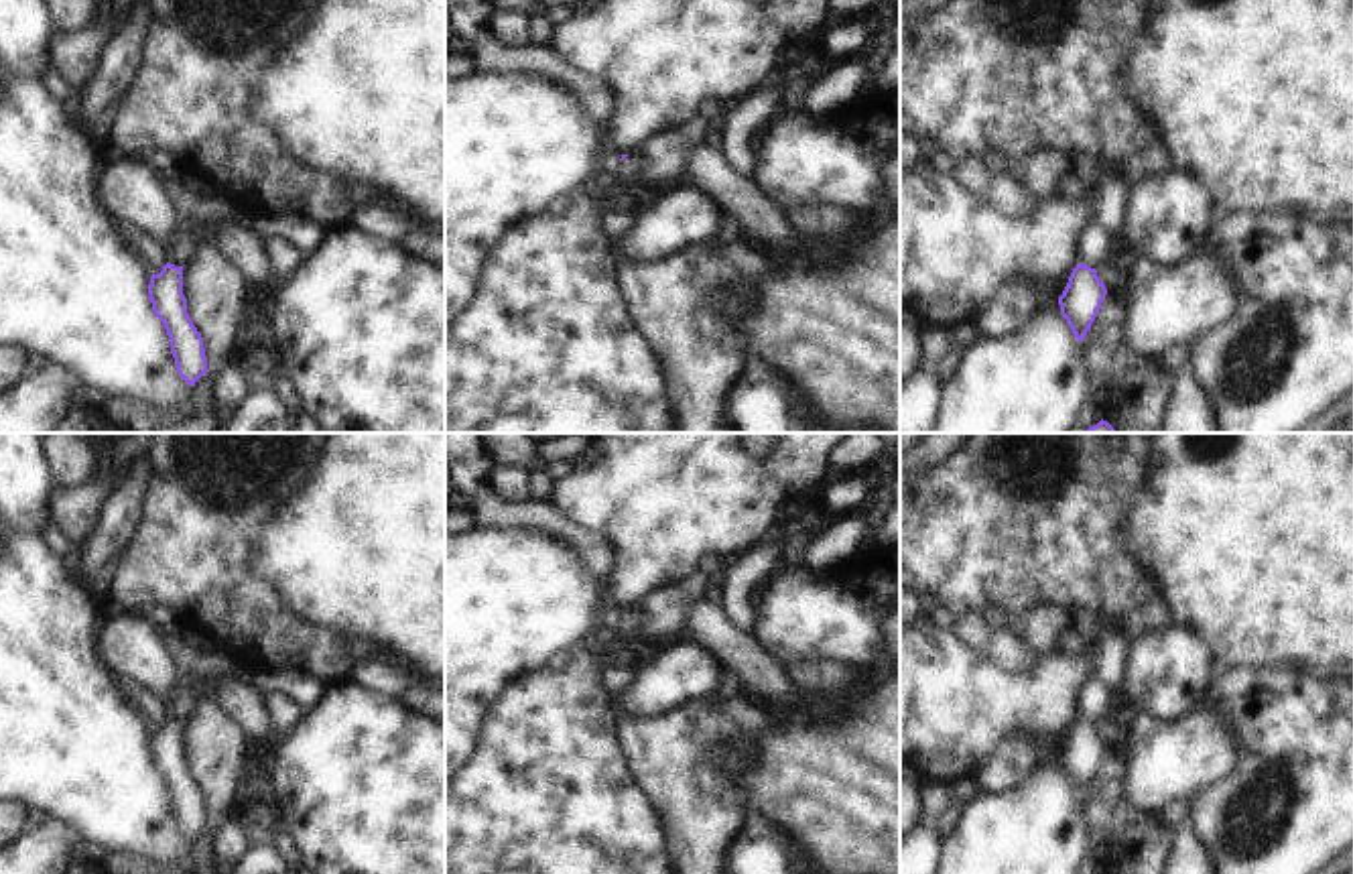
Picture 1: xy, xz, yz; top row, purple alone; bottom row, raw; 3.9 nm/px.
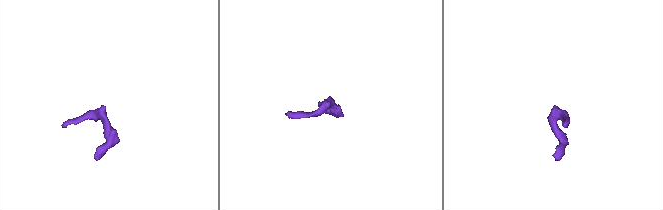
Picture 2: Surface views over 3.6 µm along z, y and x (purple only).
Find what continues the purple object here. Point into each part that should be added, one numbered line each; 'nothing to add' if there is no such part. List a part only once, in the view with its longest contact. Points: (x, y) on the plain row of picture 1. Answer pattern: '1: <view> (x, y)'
1: yz (1093, 698)

